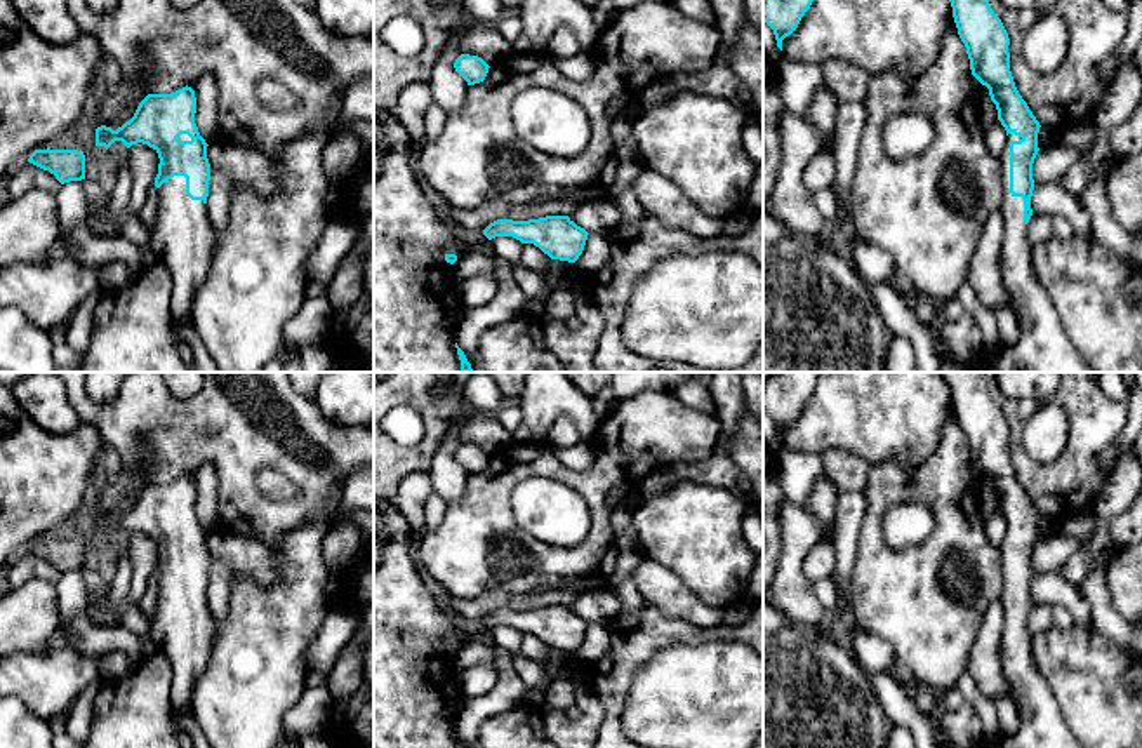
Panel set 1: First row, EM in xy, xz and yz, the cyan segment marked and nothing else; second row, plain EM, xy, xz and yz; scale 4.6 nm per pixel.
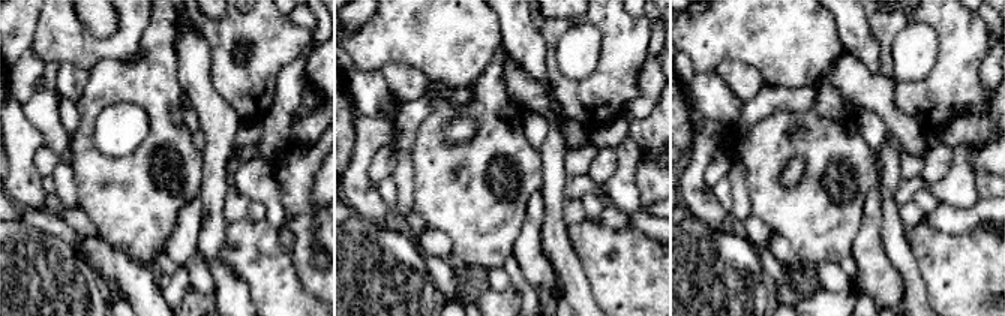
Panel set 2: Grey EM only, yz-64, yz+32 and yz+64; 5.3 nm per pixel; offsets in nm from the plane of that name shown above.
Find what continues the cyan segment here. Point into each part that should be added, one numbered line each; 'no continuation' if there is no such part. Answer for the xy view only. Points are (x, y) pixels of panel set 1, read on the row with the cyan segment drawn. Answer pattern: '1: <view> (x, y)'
1: xy (181, 237)

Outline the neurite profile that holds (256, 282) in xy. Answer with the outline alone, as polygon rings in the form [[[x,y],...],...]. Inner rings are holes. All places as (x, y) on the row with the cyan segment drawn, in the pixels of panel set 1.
[[[341,99],[327,108],[318,127],[309,127],[271,160],[278,186],[271,195],[231,191],[228,223],[214,231],[209,275],[191,303],[191,320],[217,372],[259,372],[282,351],[282,327],[304,303],[309,284],[304,259],[325,230],[330,181],[322,165],[332,118]]]

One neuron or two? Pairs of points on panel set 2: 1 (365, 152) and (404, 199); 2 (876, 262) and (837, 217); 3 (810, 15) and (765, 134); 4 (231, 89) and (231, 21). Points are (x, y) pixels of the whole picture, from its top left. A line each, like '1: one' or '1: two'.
1: two
2: two
3: two
4: one

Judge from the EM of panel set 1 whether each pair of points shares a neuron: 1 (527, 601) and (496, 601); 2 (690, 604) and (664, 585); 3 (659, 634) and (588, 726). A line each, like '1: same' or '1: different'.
1: same
2: same
3: different

